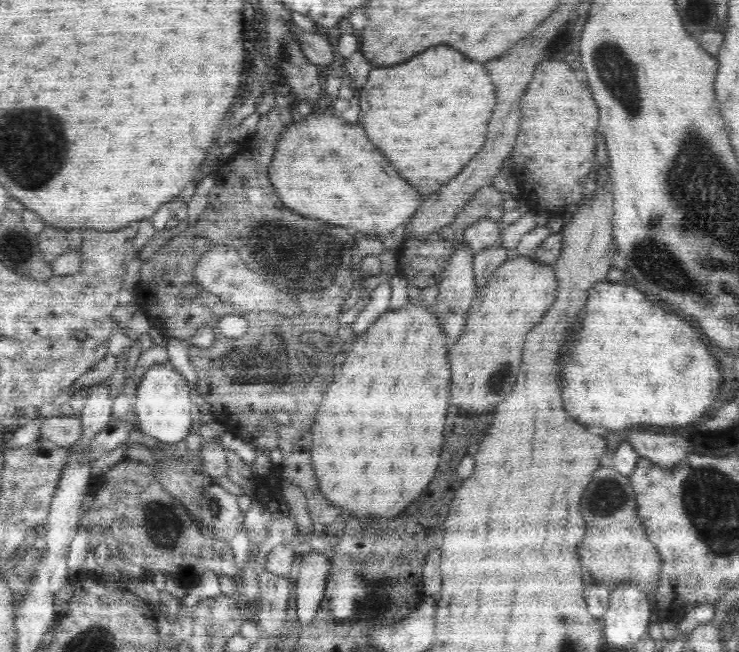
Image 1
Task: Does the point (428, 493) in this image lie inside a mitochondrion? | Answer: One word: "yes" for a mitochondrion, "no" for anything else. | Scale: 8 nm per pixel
no

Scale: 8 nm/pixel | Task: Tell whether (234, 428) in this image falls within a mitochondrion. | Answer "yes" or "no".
no

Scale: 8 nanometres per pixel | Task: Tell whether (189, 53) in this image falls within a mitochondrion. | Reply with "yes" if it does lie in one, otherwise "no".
no

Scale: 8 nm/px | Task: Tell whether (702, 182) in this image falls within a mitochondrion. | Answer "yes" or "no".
yes

